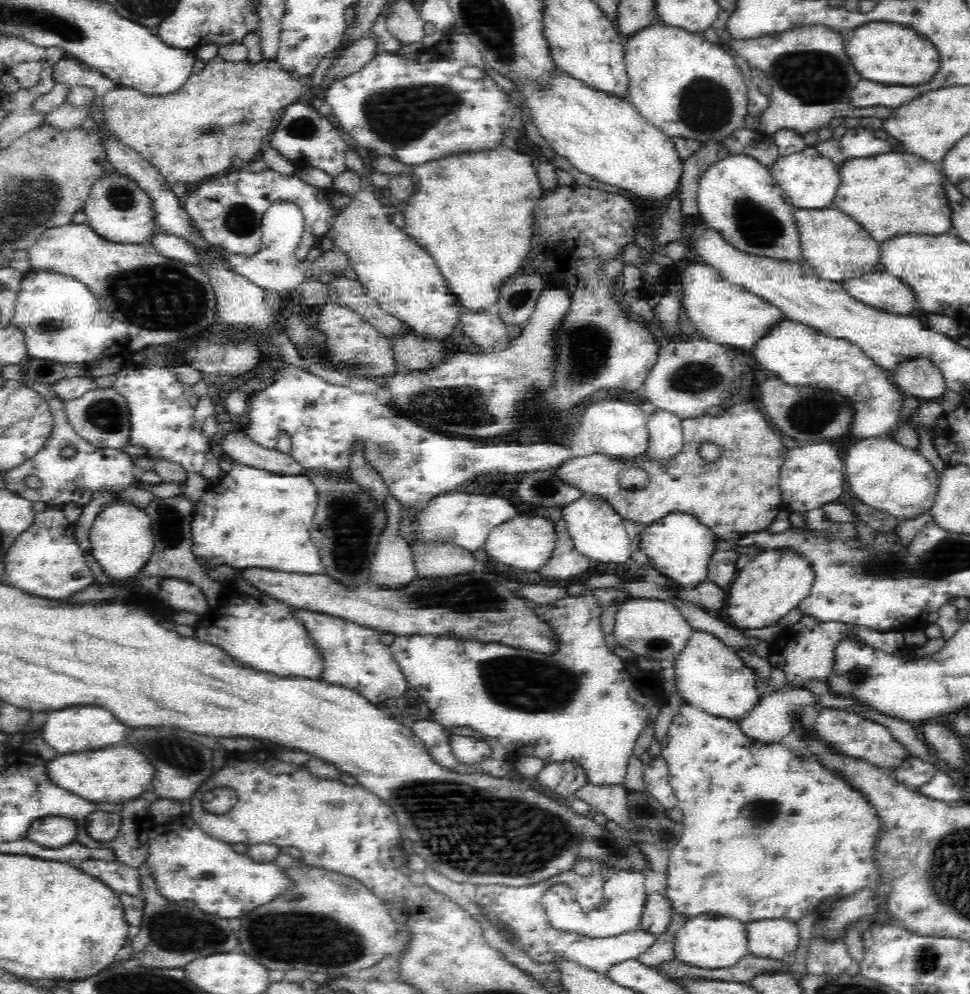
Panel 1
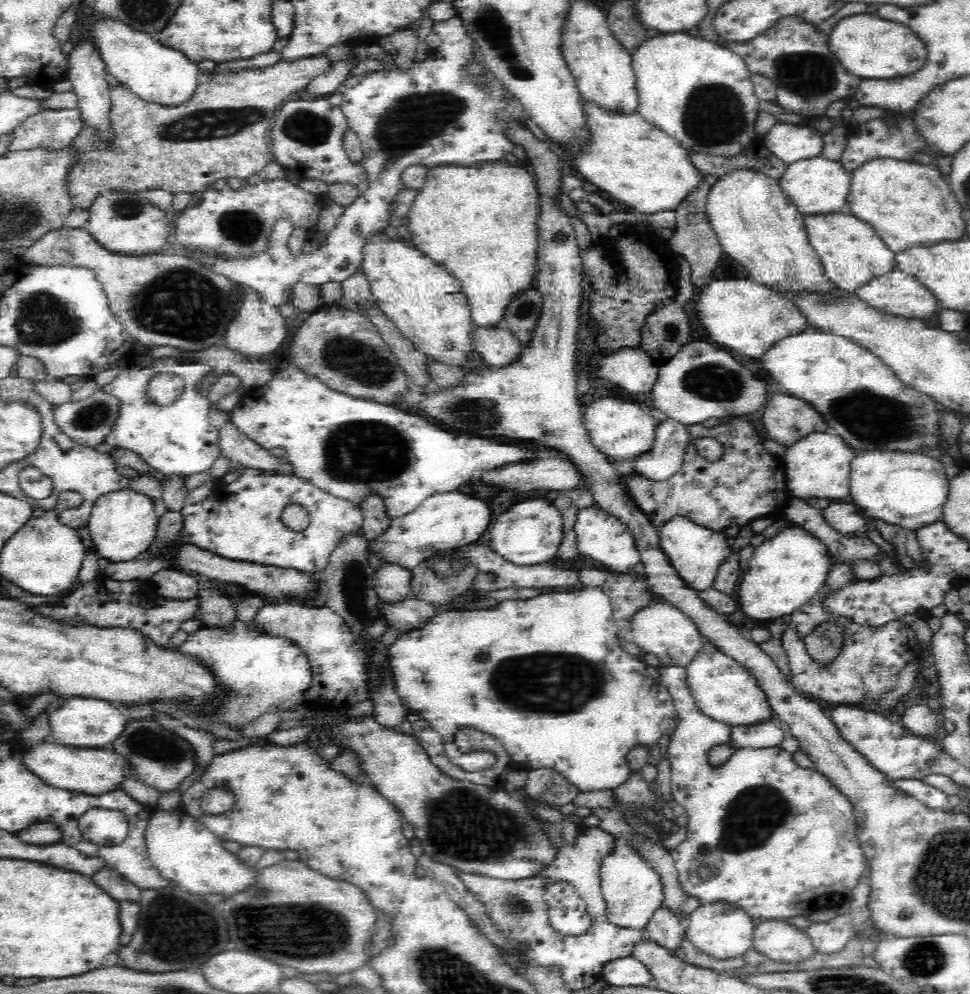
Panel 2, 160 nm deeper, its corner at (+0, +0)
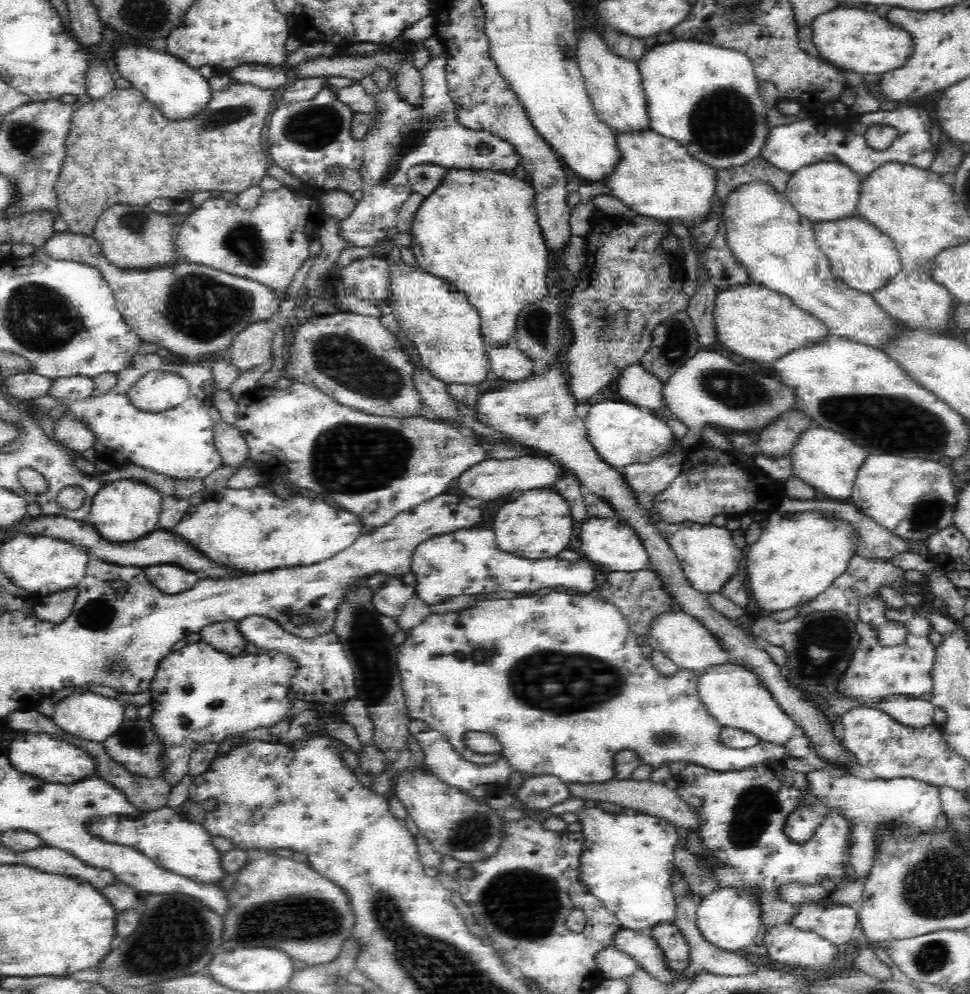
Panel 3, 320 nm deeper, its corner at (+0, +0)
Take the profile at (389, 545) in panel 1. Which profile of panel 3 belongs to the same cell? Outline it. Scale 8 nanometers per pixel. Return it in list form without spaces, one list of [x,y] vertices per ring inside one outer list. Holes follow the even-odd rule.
[[[389,577],[387,582],[374,591],[372,603],[380,614],[396,619],[402,614],[405,602],[415,593],[400,578]]]

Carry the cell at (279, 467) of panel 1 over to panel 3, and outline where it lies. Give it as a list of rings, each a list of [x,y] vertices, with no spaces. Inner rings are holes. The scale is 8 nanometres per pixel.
[[[222,421],[216,423],[213,439],[224,465],[237,465],[249,457],[245,438],[235,425]]]

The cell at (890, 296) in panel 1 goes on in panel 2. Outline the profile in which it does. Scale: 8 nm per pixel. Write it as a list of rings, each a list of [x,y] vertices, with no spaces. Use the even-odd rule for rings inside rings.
[[[898,269],[871,278],[859,286],[854,293],[872,308],[898,317],[927,319],[937,310],[931,292],[925,286],[918,284],[909,274],[904,274]]]

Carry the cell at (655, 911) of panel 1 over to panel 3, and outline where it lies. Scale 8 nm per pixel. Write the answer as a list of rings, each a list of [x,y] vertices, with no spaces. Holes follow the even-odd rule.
[[[660,921],[651,927],[647,933],[657,942],[662,949],[668,965],[676,971],[691,967],[689,946],[681,930],[671,921]]]

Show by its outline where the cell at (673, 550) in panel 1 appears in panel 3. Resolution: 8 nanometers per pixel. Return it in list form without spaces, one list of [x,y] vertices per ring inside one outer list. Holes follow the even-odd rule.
[[[685,521],[668,525],[663,529],[665,540],[670,545],[679,565],[691,586],[703,594],[720,593],[722,586],[726,584],[736,572],[738,572],[742,554],[734,546],[731,532],[725,527],[700,525],[696,522]]]

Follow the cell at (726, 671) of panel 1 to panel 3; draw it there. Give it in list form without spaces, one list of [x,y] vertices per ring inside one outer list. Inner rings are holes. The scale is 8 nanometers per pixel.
[[[730,660],[704,667],[701,673],[698,672],[698,675],[695,689],[697,690],[699,701],[702,703],[703,708],[706,709],[707,714],[717,720],[721,727],[728,726],[750,731],[750,733],[758,735],[760,741],[771,742],[782,746],[791,739],[796,726],[780,710],[777,702],[772,698],[770,691],[759,681],[757,674]]]

